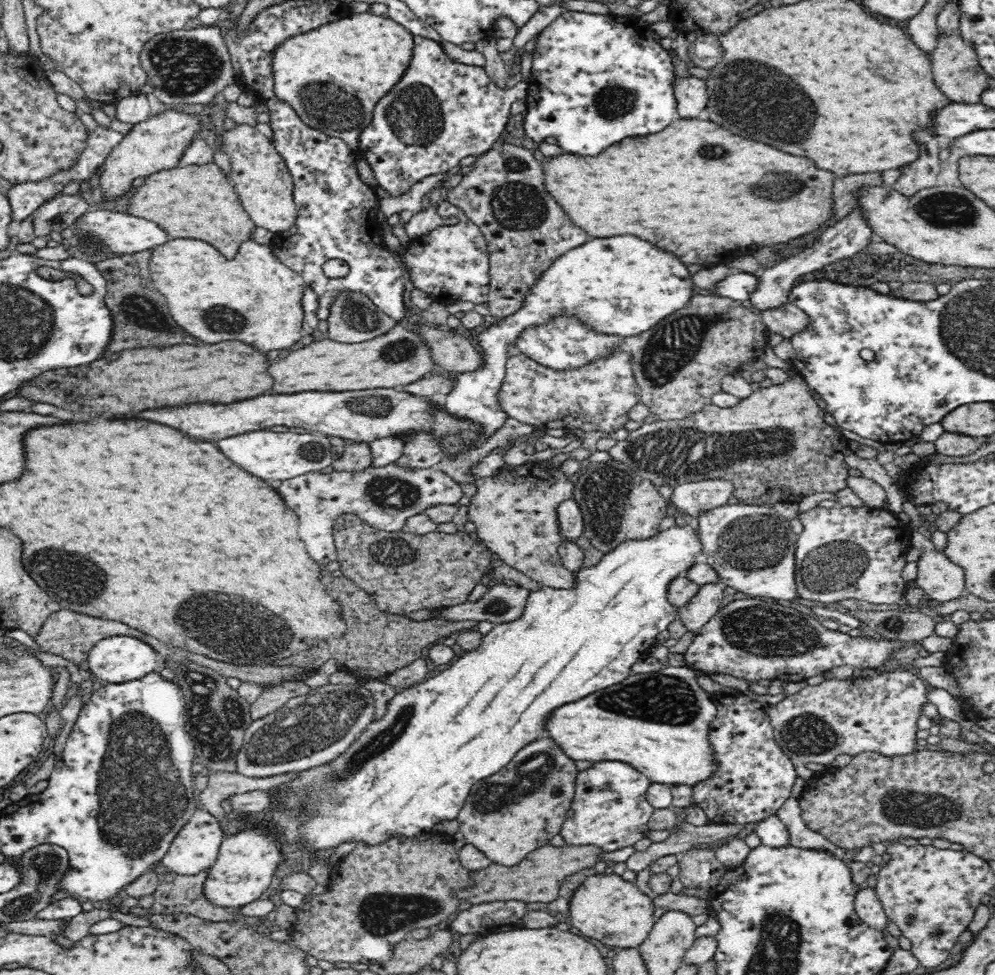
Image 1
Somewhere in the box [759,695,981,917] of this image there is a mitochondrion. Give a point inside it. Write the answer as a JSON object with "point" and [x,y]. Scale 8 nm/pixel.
{"point":[927,811]}

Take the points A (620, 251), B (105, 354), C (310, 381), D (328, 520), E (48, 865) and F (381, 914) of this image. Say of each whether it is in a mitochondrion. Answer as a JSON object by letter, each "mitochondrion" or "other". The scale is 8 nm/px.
{"A":"mitochondrion","B":"other","C":"other","D":"other","E":"mitochondrion","F":"mitochondrion"}

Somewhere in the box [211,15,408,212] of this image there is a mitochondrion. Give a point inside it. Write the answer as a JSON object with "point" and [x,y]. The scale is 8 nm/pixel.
{"point":[327,105]}

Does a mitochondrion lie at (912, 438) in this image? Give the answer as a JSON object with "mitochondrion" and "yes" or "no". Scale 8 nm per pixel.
{"mitochondrion":"no"}

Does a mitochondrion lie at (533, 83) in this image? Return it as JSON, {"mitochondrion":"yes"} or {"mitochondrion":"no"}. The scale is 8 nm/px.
{"mitochondrion":"no"}

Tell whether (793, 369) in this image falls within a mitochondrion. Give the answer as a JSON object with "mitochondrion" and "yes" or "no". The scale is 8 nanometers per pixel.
{"mitochondrion":"no"}

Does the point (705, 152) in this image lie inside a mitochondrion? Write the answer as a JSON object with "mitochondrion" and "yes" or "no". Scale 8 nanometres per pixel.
{"mitochondrion":"yes"}

